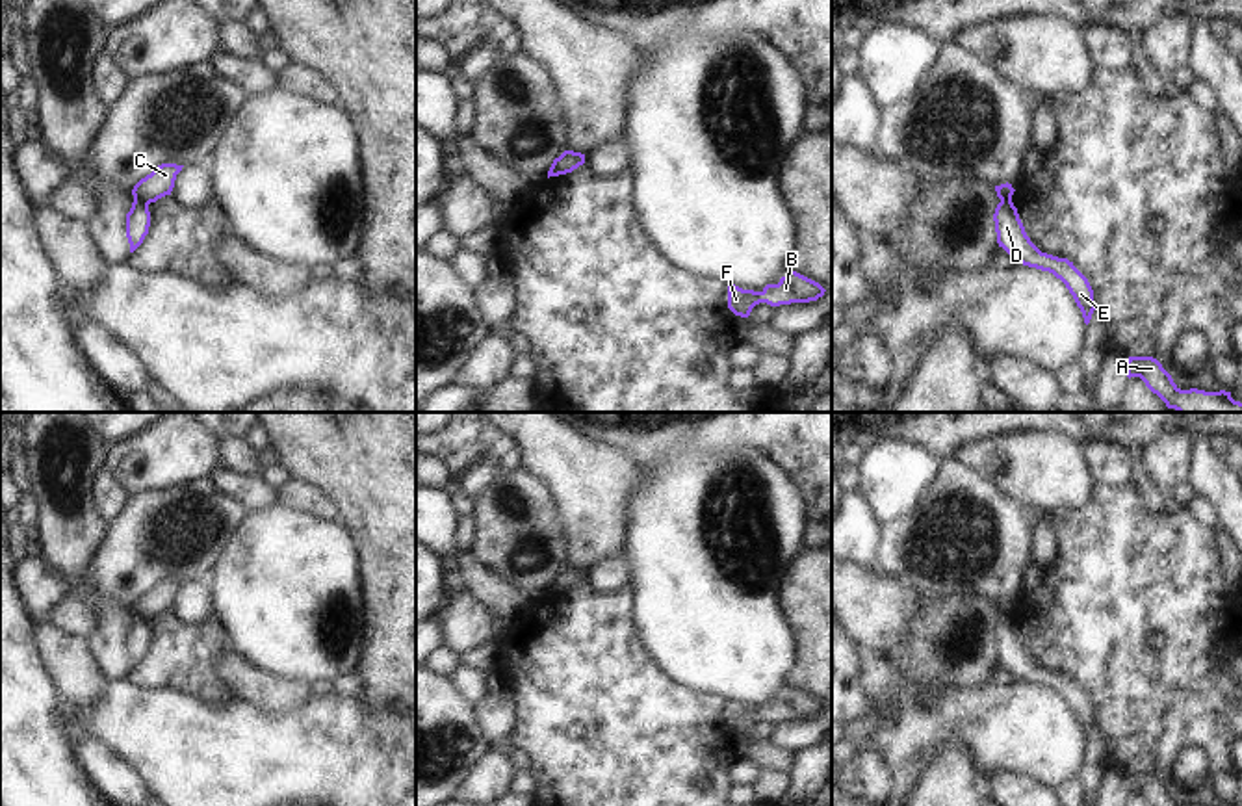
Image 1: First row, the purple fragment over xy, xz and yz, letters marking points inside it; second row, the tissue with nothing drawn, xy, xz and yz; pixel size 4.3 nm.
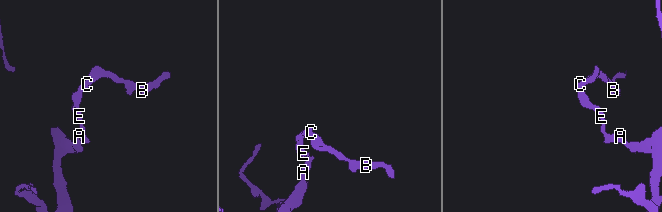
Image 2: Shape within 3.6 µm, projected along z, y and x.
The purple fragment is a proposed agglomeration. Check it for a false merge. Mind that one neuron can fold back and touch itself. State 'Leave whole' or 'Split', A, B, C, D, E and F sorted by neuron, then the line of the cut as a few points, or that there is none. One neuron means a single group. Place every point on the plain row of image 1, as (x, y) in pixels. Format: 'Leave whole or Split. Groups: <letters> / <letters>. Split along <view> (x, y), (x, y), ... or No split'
Split. Groups: A D E / B C F. Split along xy (134, 613), (147, 621)

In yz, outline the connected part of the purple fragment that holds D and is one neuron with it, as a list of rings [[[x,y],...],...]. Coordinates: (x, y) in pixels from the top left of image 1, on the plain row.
[[[1001,615],[995,624],[993,637],[999,663],[1003,663],[1017,680],[1049,687],[1060,695],[1073,711],[1082,728],[1084,739],[1088,741],[1095,726],[1093,706],[1073,678],[1041,669],[1030,657],[1012,615]]]

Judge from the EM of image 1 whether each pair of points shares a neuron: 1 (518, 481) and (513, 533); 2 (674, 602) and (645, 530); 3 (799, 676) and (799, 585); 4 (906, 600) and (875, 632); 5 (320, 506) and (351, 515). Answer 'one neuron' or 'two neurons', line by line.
1: one neuron
2: one neuron
3: one neuron
4: one neuron
5: two neurons

